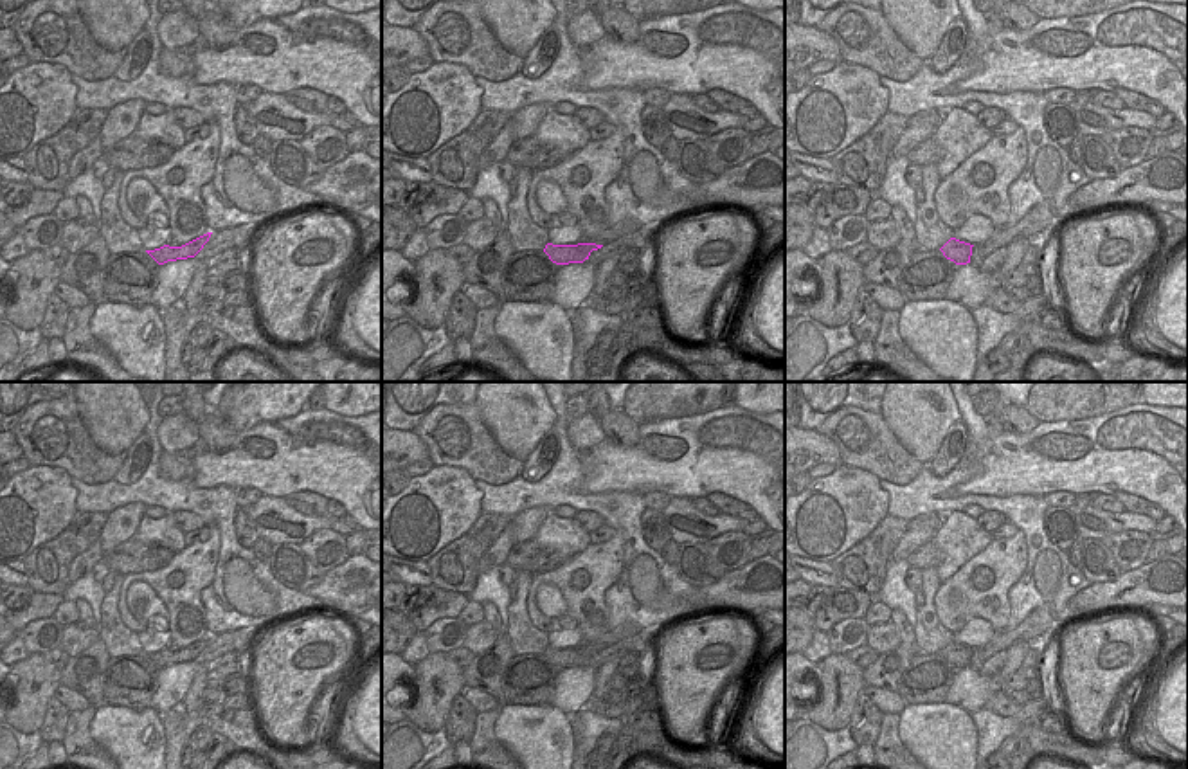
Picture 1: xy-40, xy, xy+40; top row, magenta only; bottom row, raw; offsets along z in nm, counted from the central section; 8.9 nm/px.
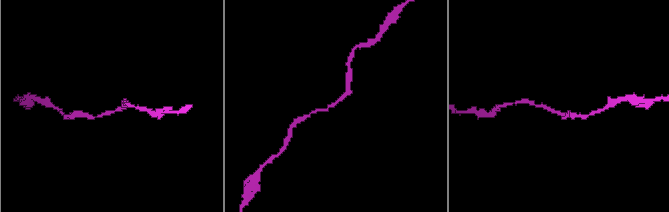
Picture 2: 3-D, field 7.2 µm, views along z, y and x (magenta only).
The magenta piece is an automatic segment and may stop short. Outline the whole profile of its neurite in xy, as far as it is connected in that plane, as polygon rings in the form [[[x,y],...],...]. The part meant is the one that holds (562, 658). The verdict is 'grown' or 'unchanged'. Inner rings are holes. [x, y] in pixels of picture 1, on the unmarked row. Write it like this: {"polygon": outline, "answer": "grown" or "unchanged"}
{"polygon": [[[547,647],[544,656],[556,668],[583,666],[589,663],[592,654],[601,652],[603,648],[596,647],[578,647],[578,648],[553,648]]], "answer": "unchanged"}

